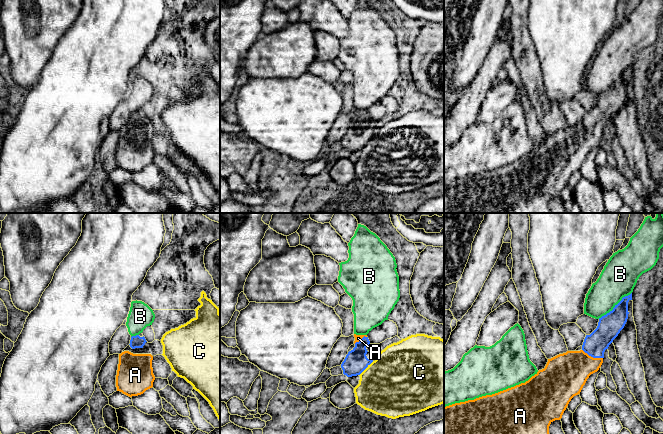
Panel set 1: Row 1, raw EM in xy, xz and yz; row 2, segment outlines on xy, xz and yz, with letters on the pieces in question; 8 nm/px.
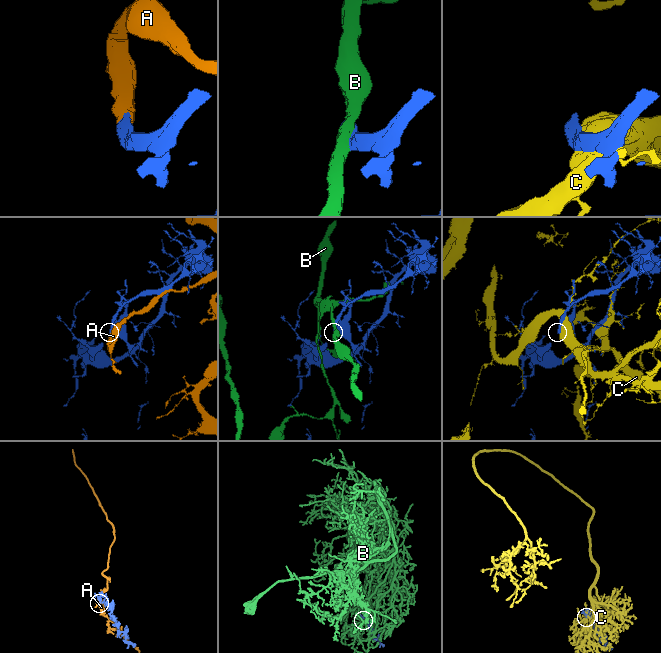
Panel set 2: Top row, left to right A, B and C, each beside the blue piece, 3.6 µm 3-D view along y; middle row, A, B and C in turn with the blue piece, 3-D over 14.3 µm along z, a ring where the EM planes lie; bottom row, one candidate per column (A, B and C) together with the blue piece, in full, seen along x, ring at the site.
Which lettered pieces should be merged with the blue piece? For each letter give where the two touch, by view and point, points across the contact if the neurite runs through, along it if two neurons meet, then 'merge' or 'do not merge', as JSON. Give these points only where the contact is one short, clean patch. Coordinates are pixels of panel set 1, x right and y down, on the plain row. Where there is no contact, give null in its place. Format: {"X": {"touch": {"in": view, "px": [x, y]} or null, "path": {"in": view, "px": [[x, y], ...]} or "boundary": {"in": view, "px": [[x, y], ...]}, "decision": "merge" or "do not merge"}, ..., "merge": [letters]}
{"A": {"touch": {"in": "yz", "px": [592, 132]}, "decision": "merge"}, "B": {"touch": {"in": "yz", "px": [615, 82]}, "decision": "do not merge"}, "C": {"touch": {"in": "xz", "px": [366, 143]}, "decision": "do not merge"}, "merge": ["A"]}

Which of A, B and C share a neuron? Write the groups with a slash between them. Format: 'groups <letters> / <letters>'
groups A / B / C

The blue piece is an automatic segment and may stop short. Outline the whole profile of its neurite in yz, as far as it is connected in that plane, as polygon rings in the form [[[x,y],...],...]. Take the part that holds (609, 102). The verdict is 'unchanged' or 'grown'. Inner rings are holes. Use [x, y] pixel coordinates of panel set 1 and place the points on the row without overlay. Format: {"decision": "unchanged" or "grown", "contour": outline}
{"decision": "grown", "contour": [[[632,69],[623,73],[612,87],[599,94],[597,104],[590,111],[586,111],[580,127],[567,127],[548,135],[545,144],[539,146],[525,159],[492,171],[444,183],[444,213],[550,213],[550,200],[562,194],[571,175],[580,170],[589,152],[599,146],[605,126],[624,104],[628,95],[630,76]]]}

